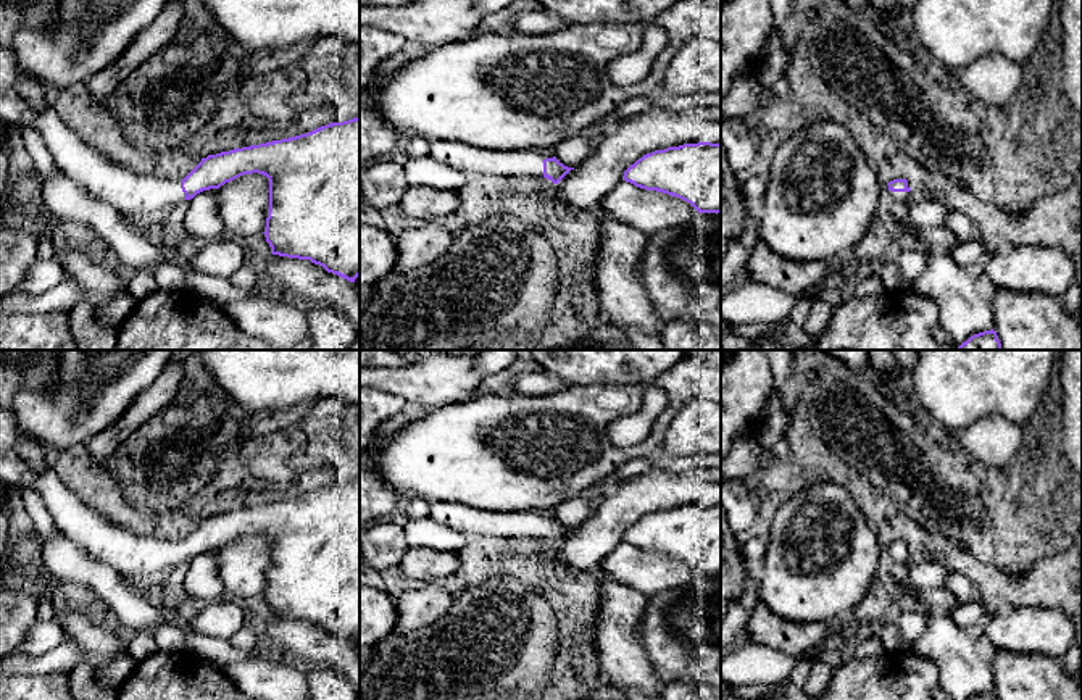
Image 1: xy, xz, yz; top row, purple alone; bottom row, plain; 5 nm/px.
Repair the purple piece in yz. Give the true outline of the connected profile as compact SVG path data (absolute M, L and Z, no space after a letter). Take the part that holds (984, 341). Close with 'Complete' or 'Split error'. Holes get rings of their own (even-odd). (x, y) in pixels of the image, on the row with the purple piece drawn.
M993 329L971 335L956 350L1001 350L1001 344Z. Complete

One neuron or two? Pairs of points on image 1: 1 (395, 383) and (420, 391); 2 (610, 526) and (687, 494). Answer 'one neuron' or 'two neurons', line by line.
1: one neuron
2: one neuron

